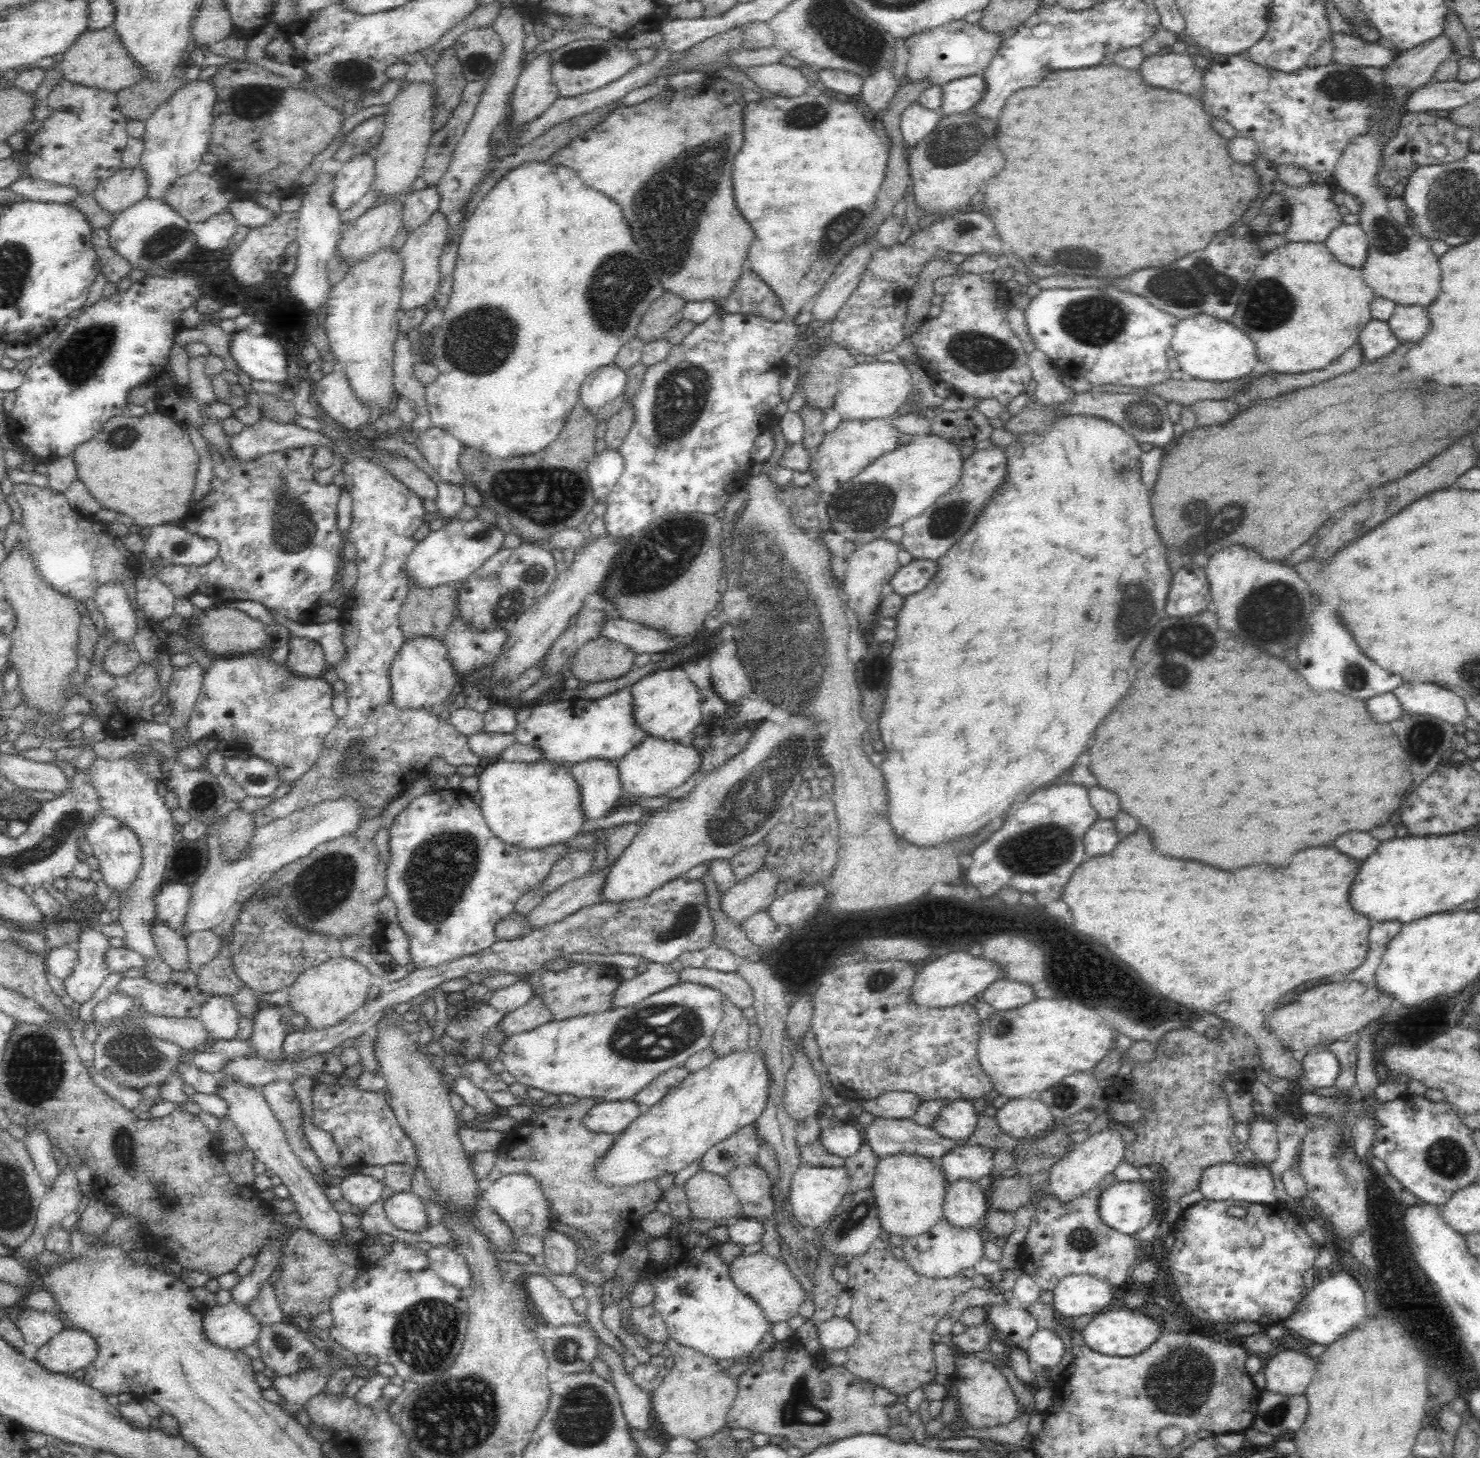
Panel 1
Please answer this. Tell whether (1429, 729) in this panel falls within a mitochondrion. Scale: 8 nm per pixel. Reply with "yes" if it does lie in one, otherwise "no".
yes

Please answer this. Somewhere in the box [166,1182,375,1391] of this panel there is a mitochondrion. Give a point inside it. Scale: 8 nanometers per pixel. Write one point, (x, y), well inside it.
(283, 1344)

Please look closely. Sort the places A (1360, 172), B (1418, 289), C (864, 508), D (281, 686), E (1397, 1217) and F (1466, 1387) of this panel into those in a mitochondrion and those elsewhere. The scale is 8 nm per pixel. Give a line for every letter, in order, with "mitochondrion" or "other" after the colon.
A: other
B: other
C: mitochondrion
D: mitochondrion
E: other
F: other

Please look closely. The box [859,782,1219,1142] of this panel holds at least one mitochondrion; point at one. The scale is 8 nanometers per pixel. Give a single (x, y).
(1038, 851)

